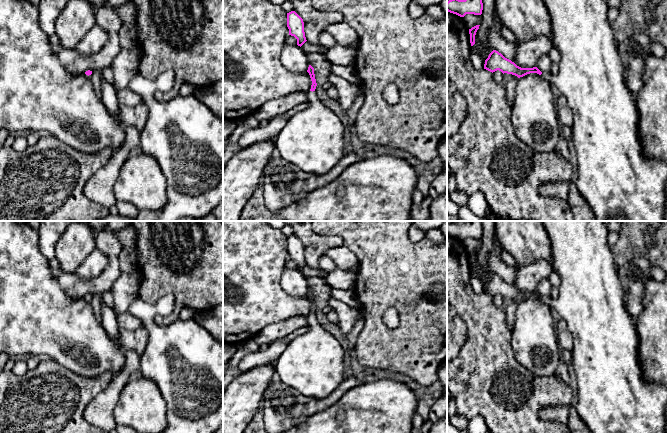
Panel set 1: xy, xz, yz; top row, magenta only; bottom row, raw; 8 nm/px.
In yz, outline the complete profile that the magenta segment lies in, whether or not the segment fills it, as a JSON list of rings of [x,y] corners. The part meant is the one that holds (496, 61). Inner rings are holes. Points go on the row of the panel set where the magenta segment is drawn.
[[[493,50],[489,54],[488,58],[485,60],[484,69],[492,73],[499,70],[503,74],[512,74],[517,76],[518,78],[530,73],[537,73],[539,75],[542,74],[542,72],[537,67],[521,68],[517,66],[514,62],[505,58],[501,53],[496,50]]]

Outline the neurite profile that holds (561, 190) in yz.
[[[568,182],[546,183],[540,186],[540,194],[547,197],[558,197],[563,200],[568,199]]]

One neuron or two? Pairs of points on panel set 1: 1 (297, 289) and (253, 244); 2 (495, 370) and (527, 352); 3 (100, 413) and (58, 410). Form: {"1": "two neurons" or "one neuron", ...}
{"1": "two neurons", "2": "two neurons", "3": "two neurons"}

